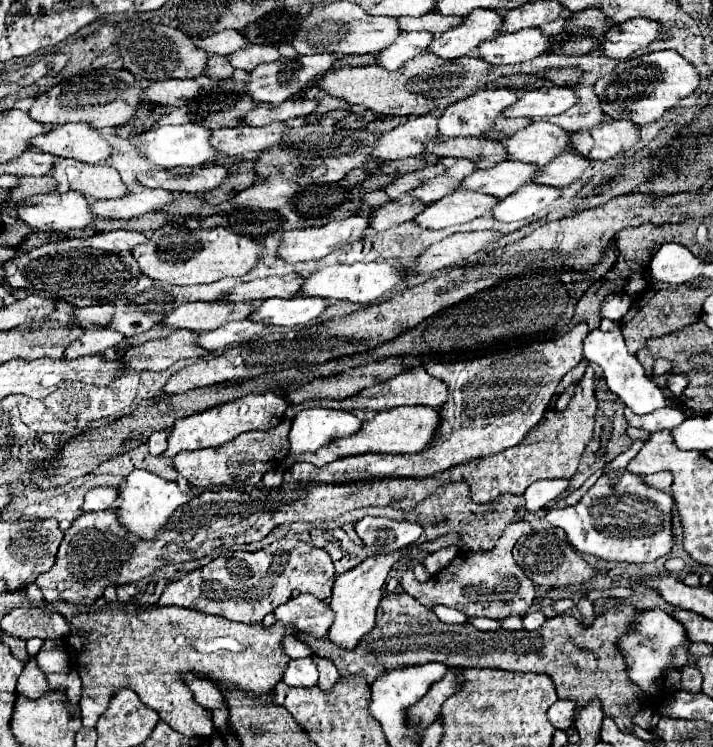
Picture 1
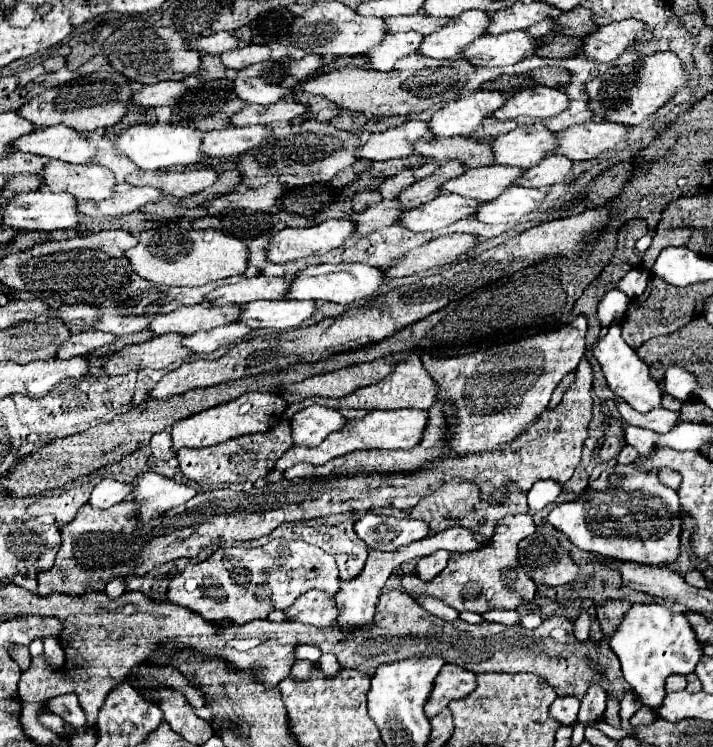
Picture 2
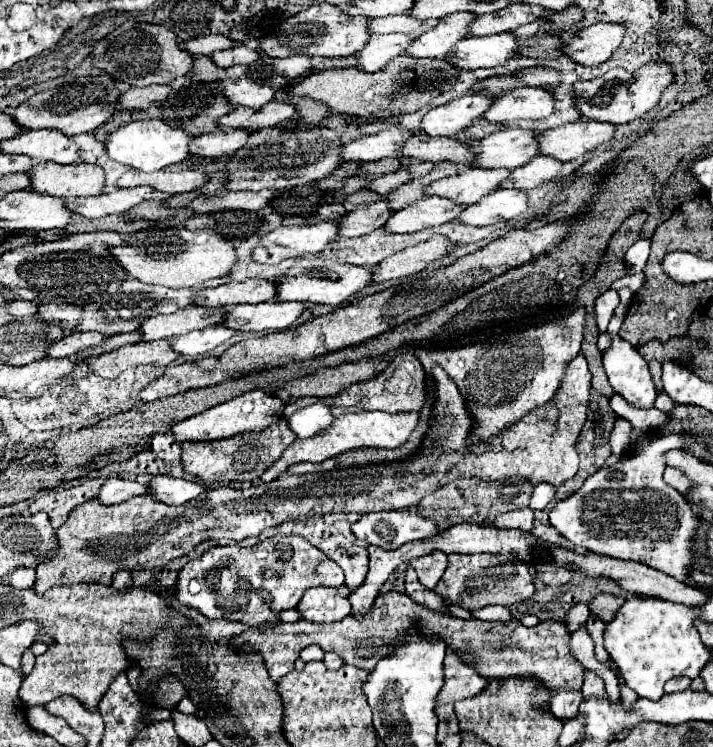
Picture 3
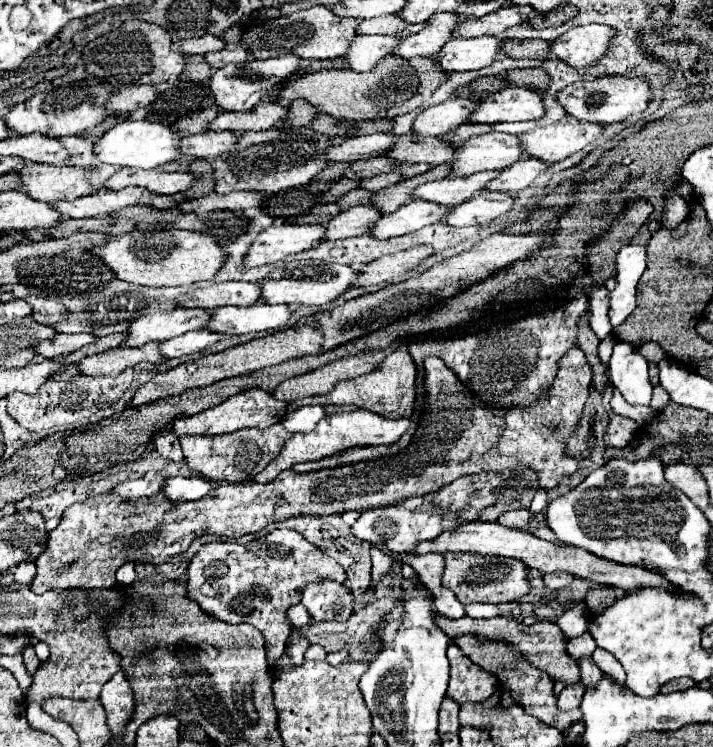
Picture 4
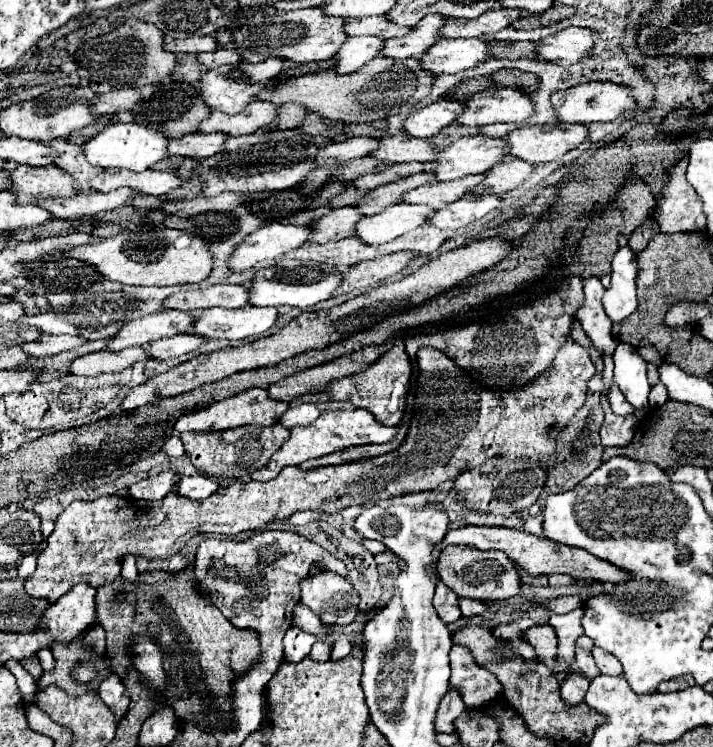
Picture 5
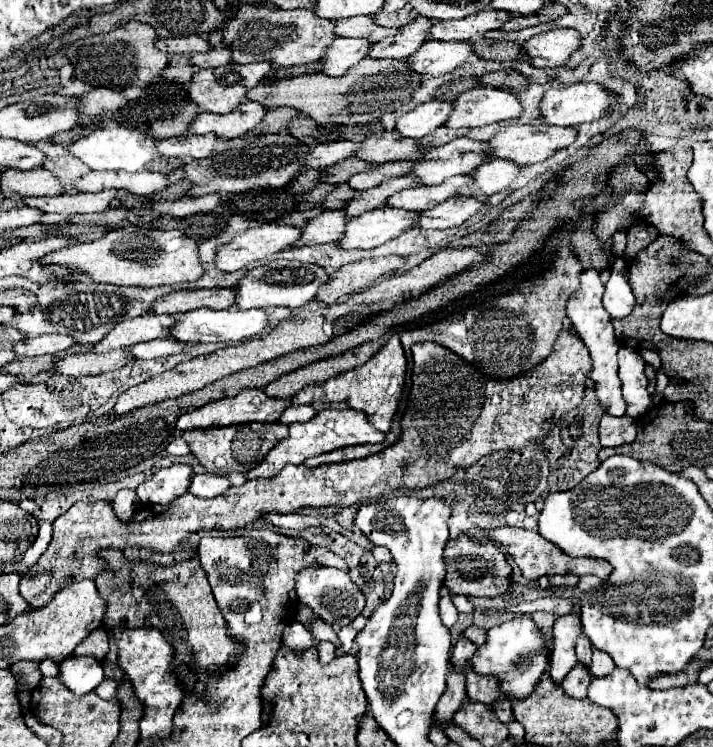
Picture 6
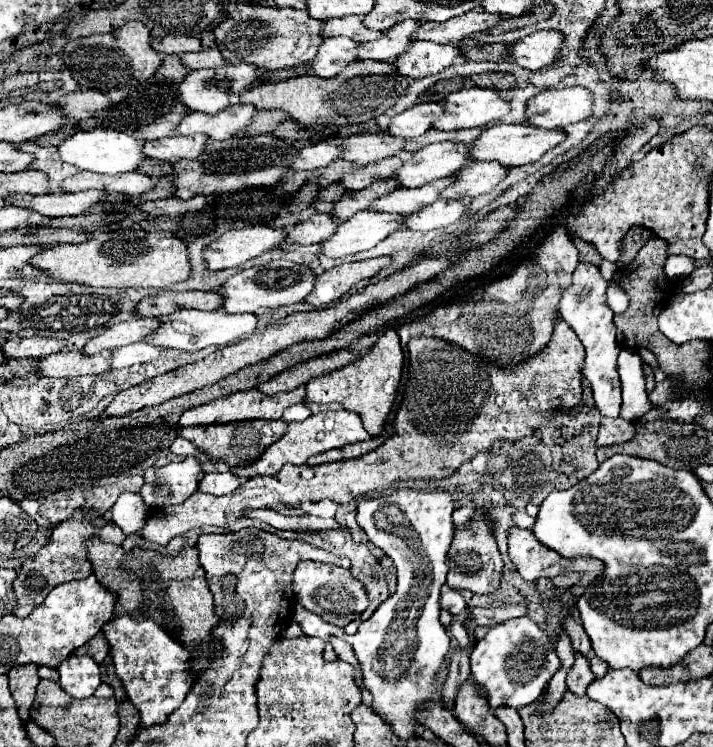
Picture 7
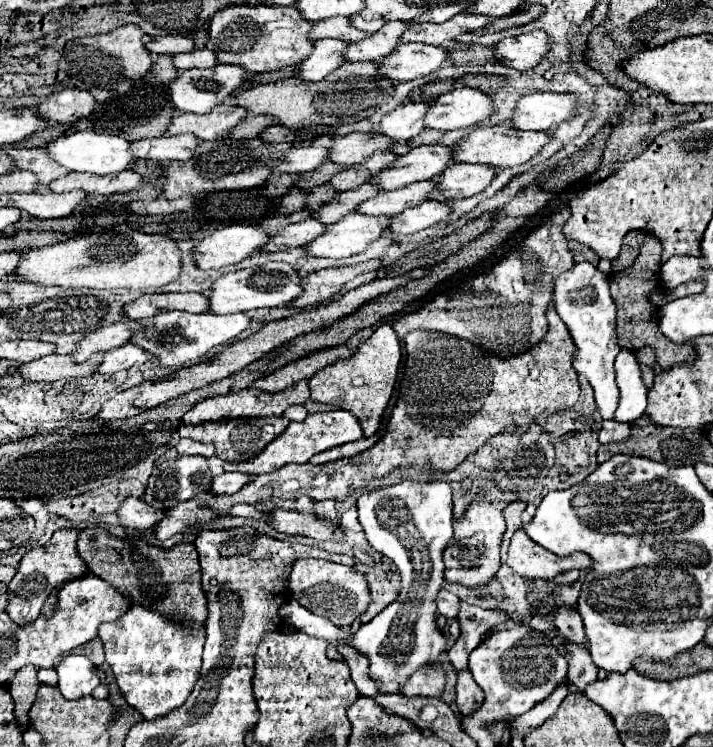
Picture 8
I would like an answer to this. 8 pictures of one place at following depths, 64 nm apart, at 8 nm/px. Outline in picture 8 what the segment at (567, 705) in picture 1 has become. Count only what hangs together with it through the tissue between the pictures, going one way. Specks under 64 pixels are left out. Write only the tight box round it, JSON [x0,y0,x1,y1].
[568,644,598,692]

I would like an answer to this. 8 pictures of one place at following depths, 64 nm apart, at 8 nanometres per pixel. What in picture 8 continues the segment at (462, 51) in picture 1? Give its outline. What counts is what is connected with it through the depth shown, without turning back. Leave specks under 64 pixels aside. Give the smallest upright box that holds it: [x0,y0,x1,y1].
[346,20,410,62]

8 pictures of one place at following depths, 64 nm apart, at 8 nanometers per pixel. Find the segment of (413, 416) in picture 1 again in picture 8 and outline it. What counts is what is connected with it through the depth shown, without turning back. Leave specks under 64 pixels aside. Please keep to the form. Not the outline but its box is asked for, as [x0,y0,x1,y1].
[224,410,364,476]

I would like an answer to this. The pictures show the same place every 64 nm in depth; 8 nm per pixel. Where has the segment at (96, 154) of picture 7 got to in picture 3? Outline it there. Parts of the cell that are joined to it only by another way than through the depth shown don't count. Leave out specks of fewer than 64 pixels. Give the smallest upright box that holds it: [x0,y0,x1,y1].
[106,120,194,172]

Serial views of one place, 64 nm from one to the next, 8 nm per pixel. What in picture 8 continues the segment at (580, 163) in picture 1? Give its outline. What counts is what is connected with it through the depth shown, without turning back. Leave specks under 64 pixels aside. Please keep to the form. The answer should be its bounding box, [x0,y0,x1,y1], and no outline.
[428,164,496,200]

